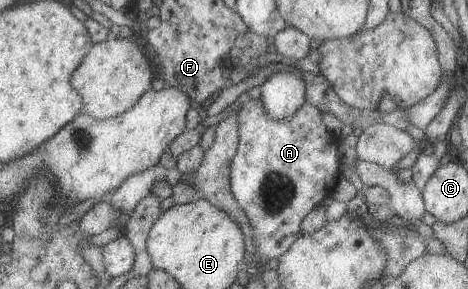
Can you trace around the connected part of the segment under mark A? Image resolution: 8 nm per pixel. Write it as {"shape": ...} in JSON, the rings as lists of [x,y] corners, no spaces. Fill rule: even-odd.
{"shape":[[[260,97],[259,101],[250,100],[241,106],[239,111],[239,144],[237,147],[236,155],[232,158],[230,164],[230,177],[231,177],[231,192],[237,199],[239,206],[246,212],[249,222],[251,223],[254,241],[255,251],[251,256],[250,262],[256,262],[261,265],[260,259],[267,257],[268,260],[272,258],[279,258],[284,255],[288,248],[294,243],[294,240],[301,234],[301,223],[304,217],[310,213],[316,206],[318,206],[324,198],[331,194],[331,189],[336,185],[336,176],[342,171],[342,163],[340,160],[339,145],[341,138],[338,138],[335,134],[329,131],[326,126],[326,122],[322,119],[321,111],[311,103],[306,102],[296,113],[286,121],[274,121],[271,116],[265,110],[263,101]]]}

